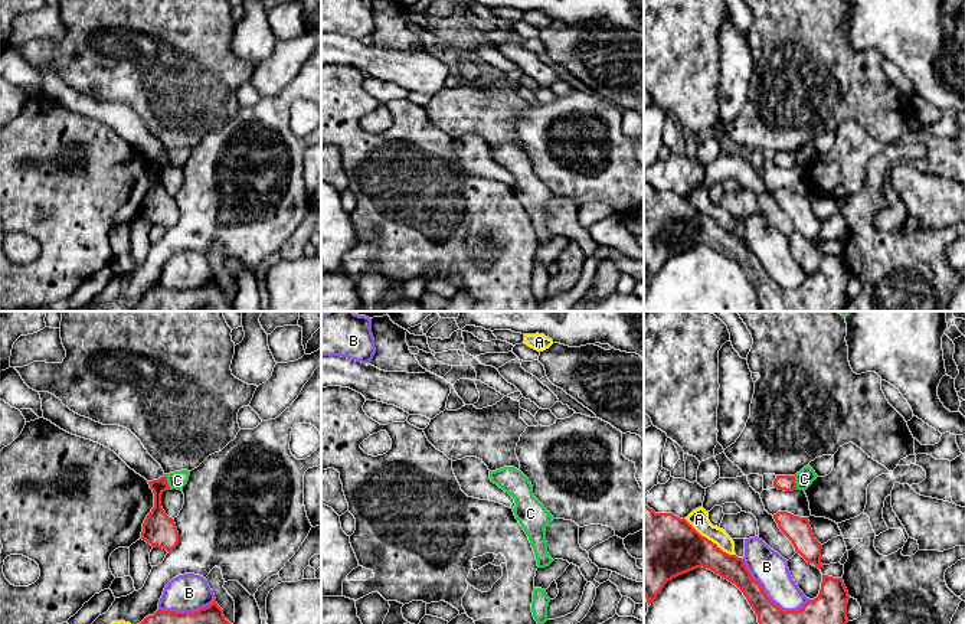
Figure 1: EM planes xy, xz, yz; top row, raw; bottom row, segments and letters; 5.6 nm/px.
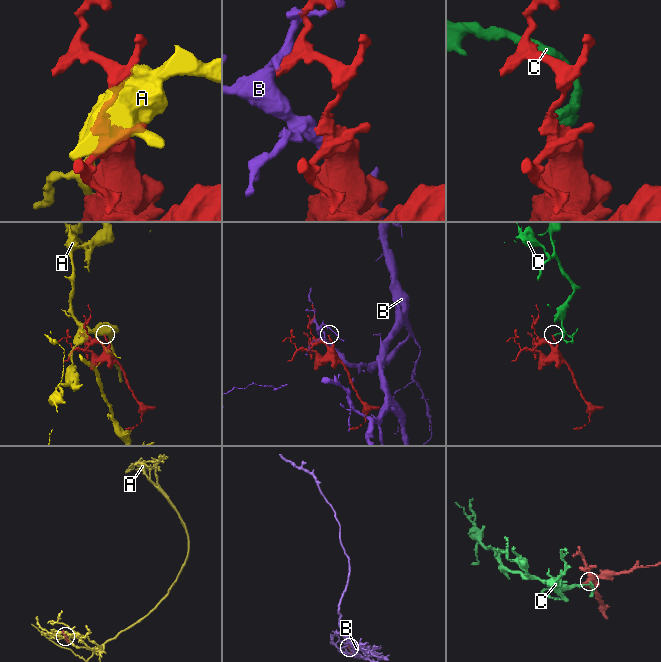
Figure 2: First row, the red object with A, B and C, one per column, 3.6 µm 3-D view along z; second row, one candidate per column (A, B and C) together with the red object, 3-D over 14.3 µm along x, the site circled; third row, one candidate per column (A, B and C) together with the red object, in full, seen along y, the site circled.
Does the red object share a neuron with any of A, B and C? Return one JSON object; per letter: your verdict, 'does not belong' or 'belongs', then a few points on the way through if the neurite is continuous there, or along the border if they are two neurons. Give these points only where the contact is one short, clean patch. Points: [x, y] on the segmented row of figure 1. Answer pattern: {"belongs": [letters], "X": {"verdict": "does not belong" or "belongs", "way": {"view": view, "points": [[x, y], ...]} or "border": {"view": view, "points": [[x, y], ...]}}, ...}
{"belongs": [], "A": {"verdict": "does not belong"}, "B": {"verdict": "does not belong"}, "C": {"verdict": "does not belong", "border": {"view": "xy", "points": [[164, 474], [170, 489]]}}}

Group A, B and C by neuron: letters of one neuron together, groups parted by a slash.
A / B / C

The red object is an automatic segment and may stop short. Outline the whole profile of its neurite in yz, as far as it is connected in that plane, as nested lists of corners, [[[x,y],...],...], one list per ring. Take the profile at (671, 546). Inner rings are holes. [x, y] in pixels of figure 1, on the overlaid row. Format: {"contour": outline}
{"contour": [[[644,504],[644,595],[651,604],[673,578],[707,568],[735,584],[758,615],[759,624],[847,624],[848,591],[843,578],[822,575],[817,598],[798,611],[782,611],[763,592],[745,561],[723,552],[686,519],[655,513]]]}

